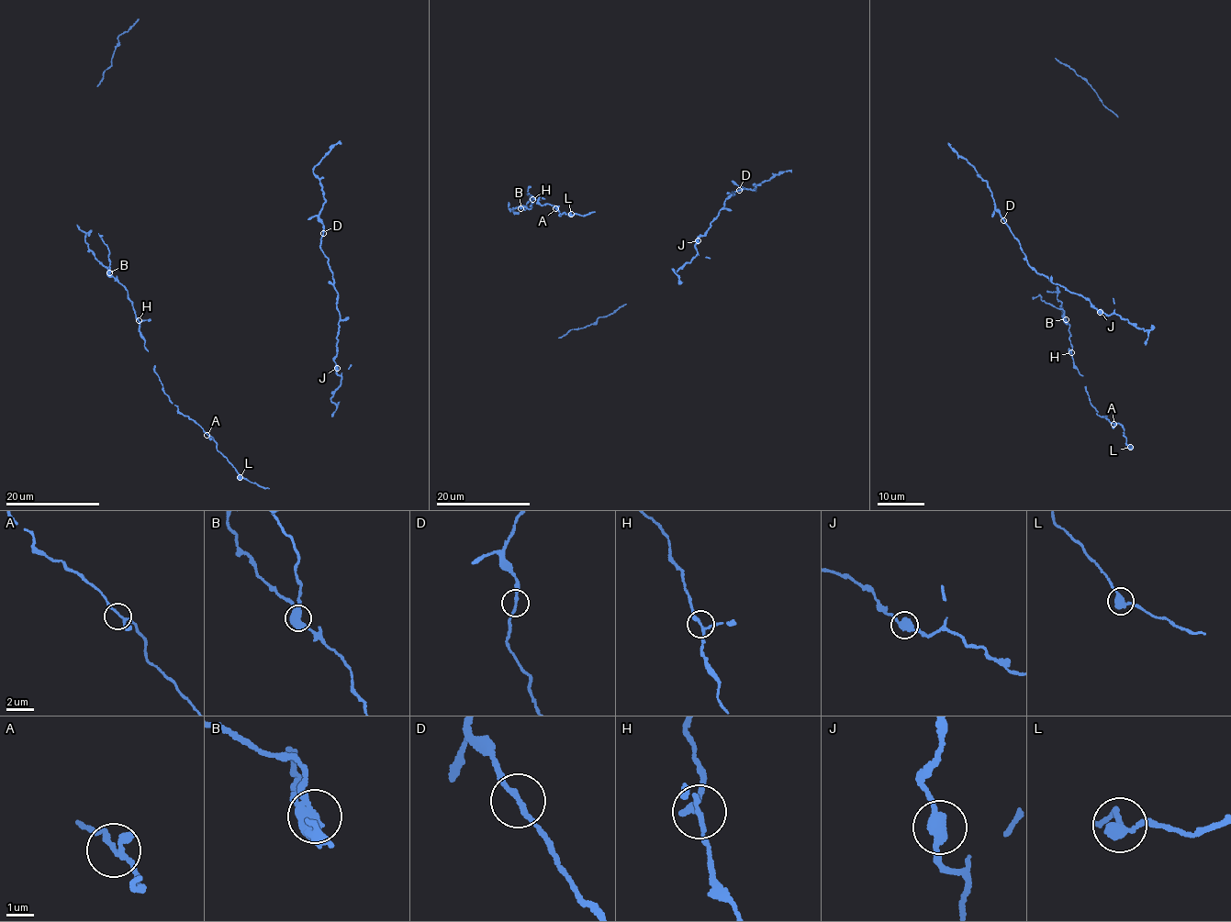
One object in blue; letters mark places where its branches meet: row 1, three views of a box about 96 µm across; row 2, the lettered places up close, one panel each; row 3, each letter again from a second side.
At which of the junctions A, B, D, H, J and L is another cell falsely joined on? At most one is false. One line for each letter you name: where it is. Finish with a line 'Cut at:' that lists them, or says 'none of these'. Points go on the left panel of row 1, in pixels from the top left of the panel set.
B: place (109, 272)
Cut at: B

